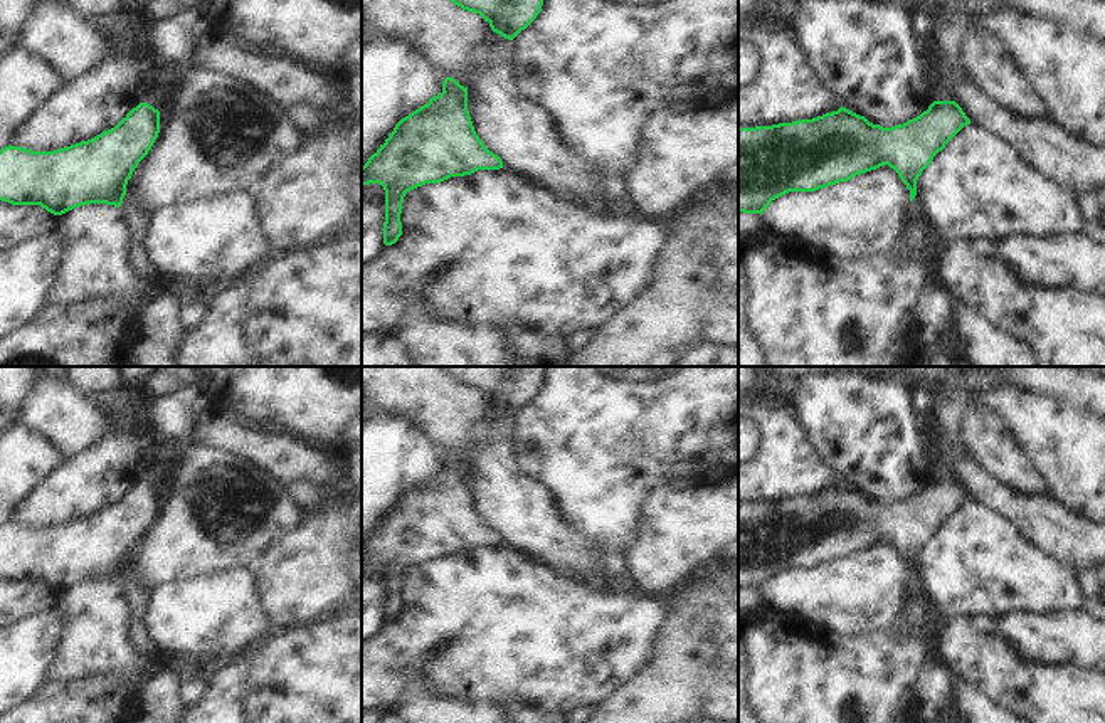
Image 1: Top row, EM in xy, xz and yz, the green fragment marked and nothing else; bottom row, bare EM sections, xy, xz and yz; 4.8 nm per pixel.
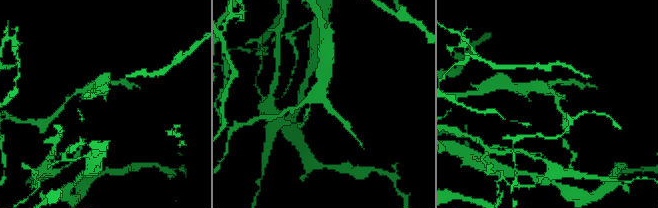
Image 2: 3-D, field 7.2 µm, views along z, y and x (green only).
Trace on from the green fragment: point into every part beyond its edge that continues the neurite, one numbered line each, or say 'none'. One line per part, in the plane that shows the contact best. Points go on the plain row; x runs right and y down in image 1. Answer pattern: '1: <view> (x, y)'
1: xy (135, 597)

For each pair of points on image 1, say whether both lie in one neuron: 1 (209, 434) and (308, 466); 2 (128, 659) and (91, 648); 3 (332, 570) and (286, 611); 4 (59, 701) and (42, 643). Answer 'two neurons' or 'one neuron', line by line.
1: one neuron
2: one neuron
3: one neuron
4: two neurons

